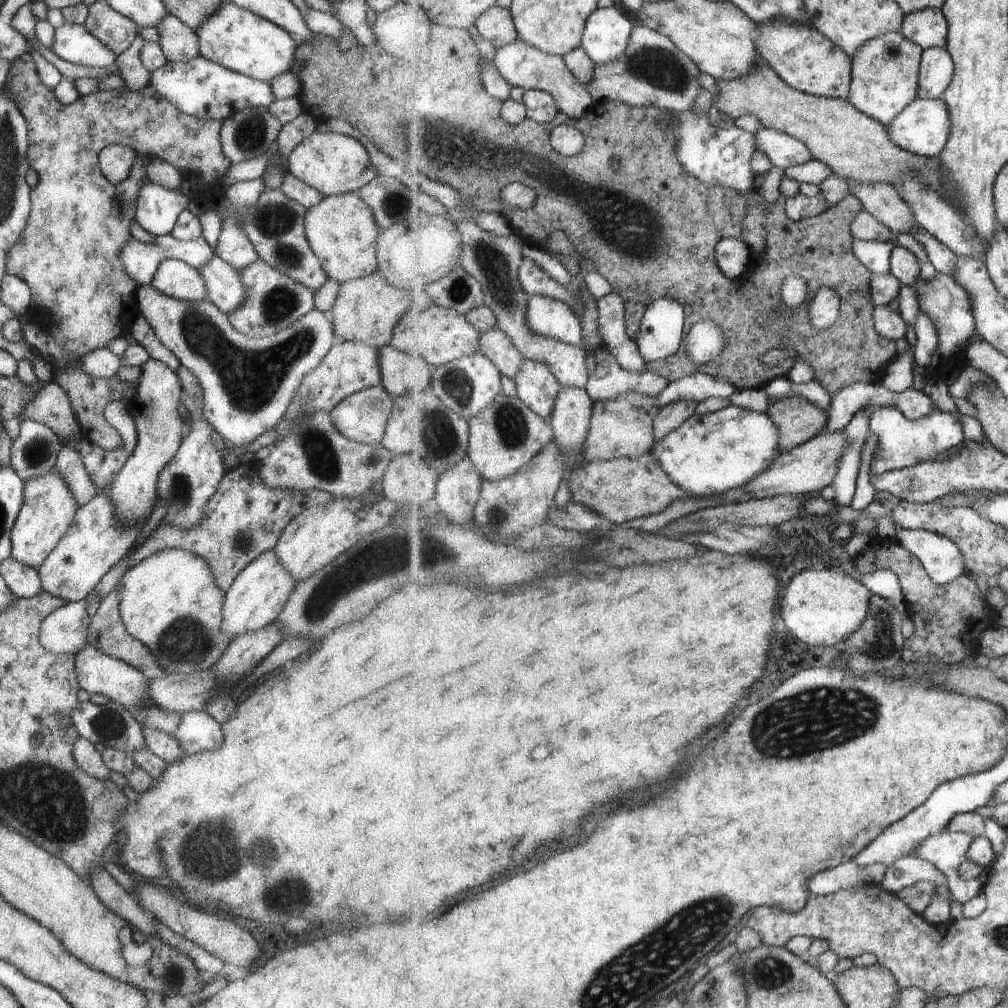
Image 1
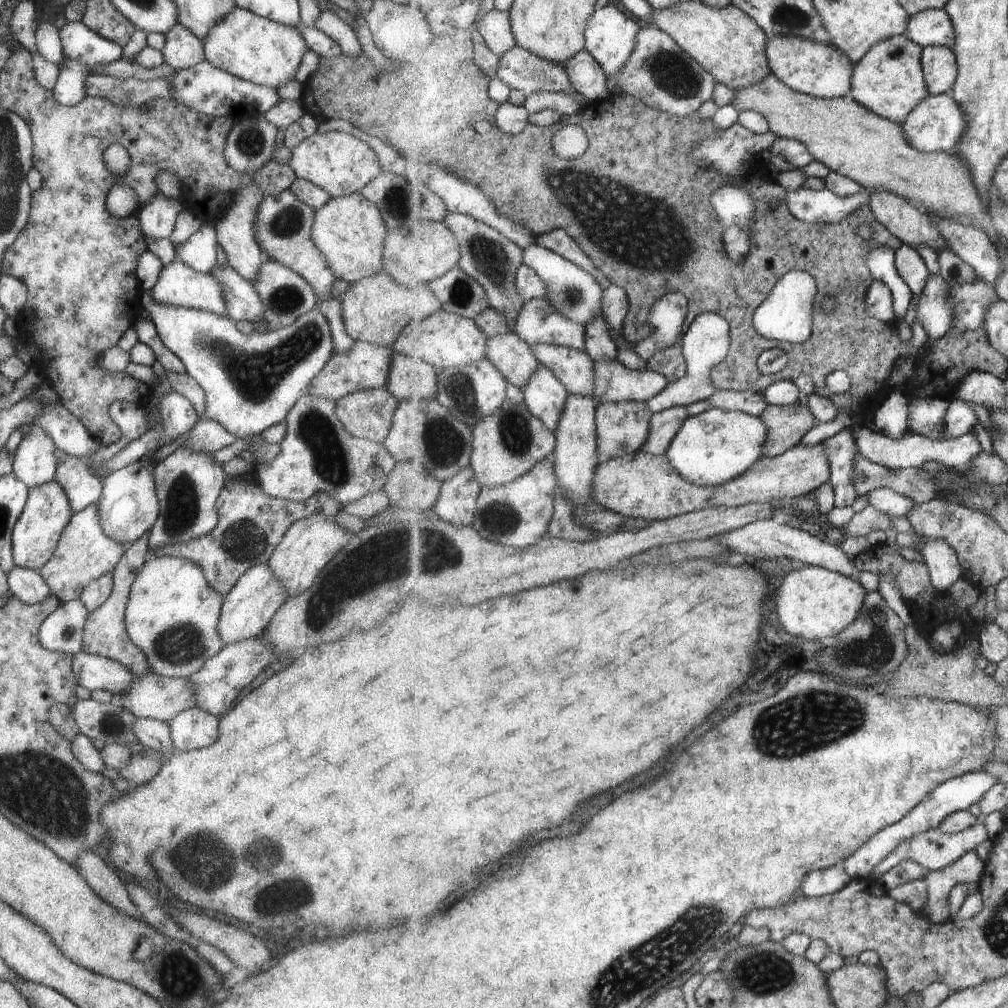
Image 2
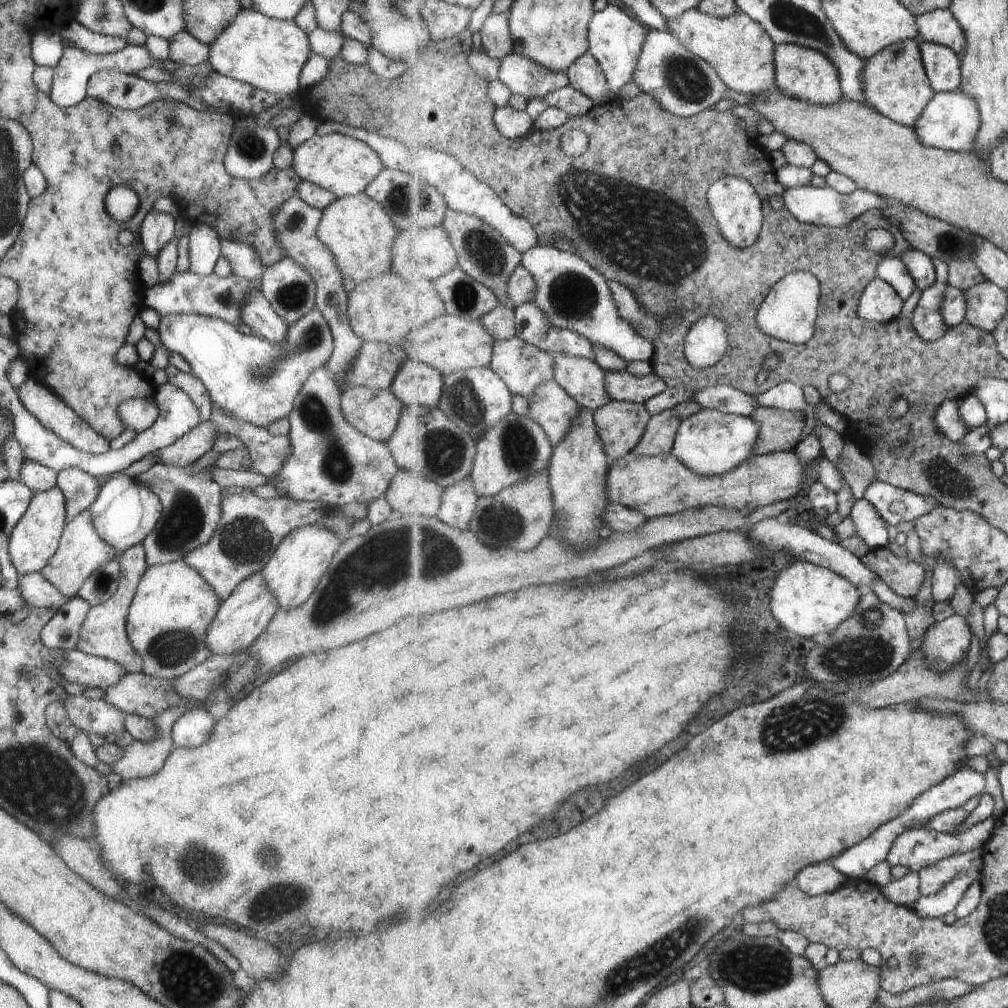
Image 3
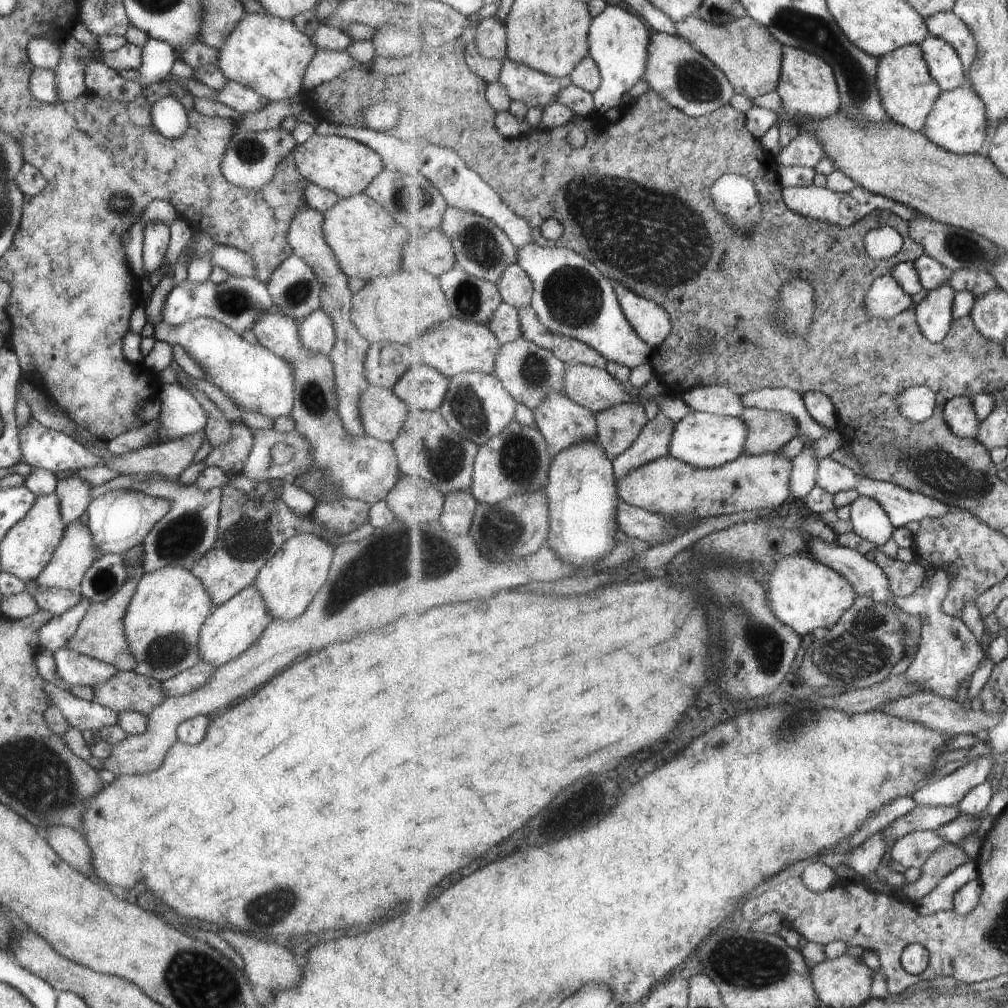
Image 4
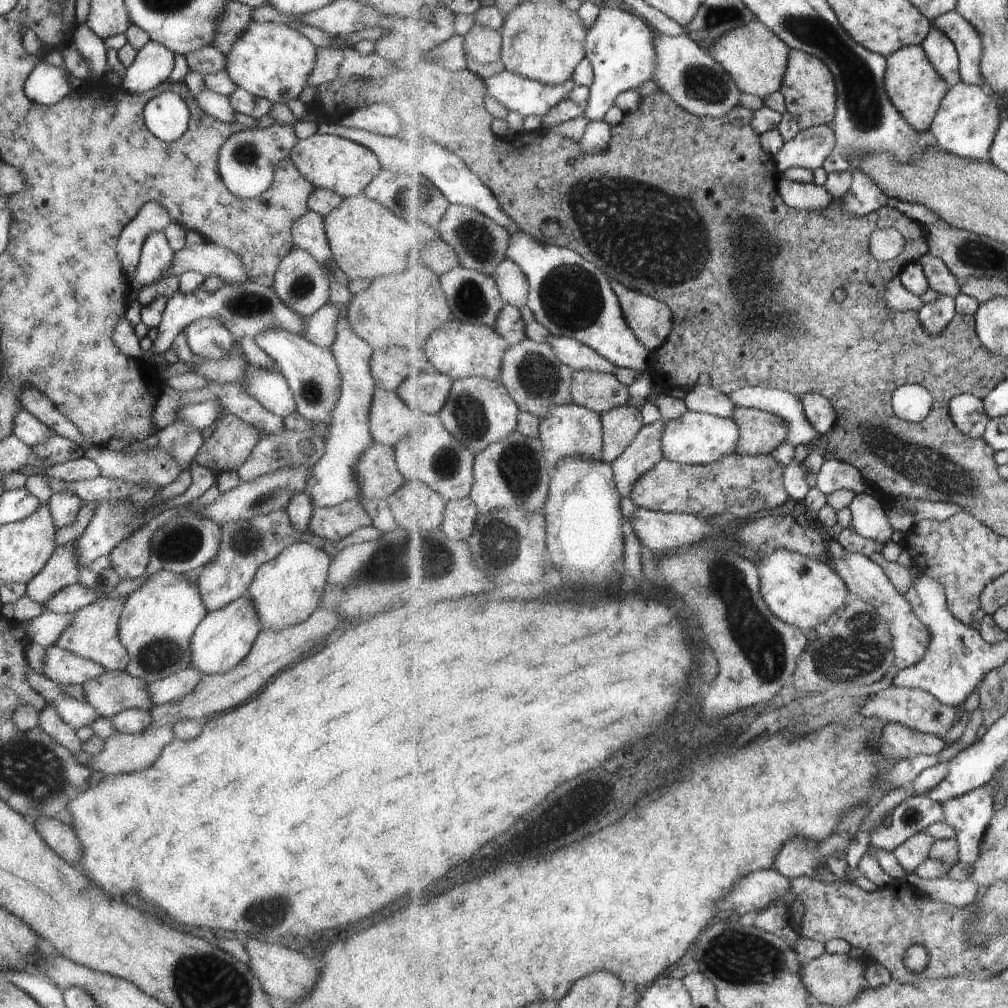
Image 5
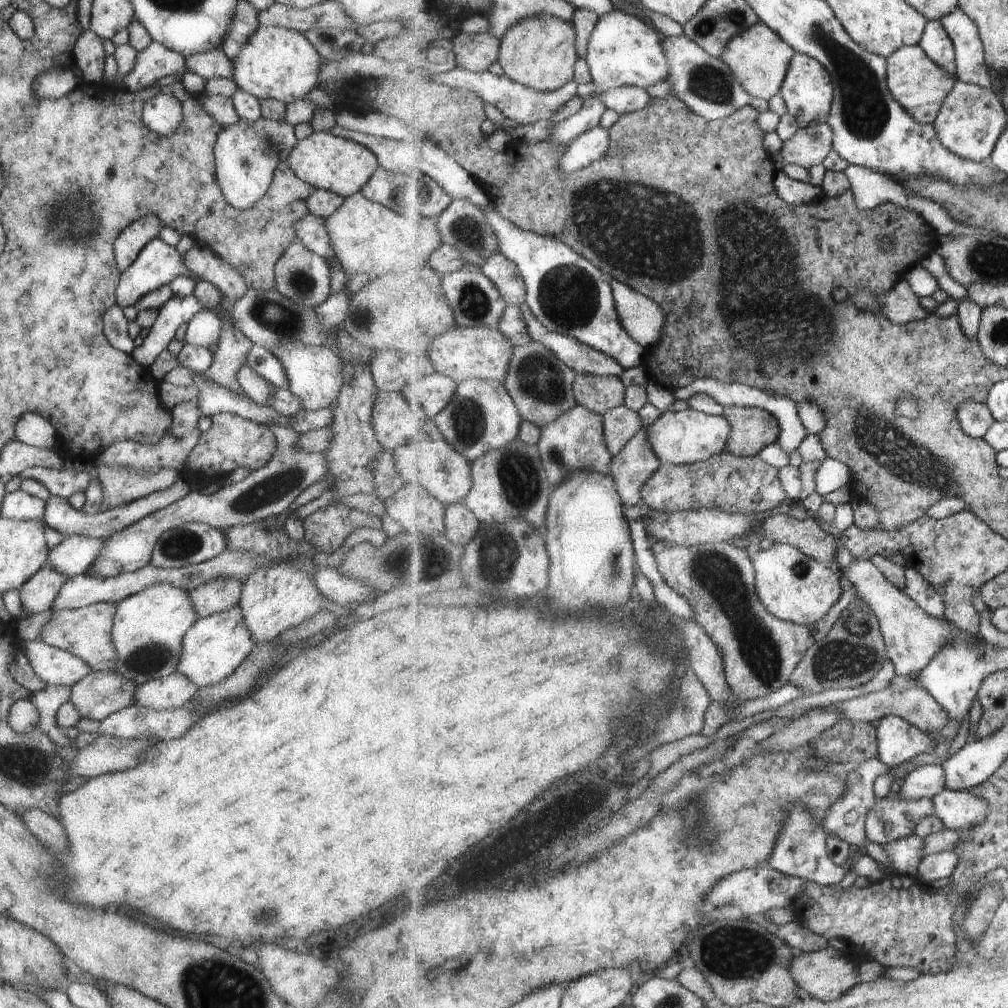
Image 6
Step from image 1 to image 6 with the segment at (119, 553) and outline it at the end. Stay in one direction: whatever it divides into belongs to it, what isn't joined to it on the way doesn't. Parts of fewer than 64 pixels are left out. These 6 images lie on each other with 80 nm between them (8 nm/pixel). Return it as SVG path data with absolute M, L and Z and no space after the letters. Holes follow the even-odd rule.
M44 563L31 578L18 587L23 612L27 611L31 615L49 609L67 579L67 575L60 573L49 563Z

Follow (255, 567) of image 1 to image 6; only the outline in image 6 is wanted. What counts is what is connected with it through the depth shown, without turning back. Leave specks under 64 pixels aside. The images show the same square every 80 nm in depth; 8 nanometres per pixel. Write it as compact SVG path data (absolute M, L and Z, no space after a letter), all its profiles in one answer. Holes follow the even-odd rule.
M237 604L227 610L199 617L182 636L176 670L186 676L198 689L215 684L229 676L251 652L254 642L242 619Z

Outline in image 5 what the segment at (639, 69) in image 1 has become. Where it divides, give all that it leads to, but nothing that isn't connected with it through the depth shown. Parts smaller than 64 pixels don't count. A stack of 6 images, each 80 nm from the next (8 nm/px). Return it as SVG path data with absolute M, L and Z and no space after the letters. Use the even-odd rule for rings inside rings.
M687 33L679 37L661 35L656 40L656 46L659 64L654 82L690 114L723 118L739 106L743 92L732 75L708 51L691 40Z

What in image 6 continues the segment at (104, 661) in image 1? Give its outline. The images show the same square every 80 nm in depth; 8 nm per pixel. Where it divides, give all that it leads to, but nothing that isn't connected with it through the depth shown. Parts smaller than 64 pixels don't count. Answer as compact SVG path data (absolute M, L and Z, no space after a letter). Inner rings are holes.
M27 641L25 650L30 668L47 685L71 686L93 671L74 654L41 641Z

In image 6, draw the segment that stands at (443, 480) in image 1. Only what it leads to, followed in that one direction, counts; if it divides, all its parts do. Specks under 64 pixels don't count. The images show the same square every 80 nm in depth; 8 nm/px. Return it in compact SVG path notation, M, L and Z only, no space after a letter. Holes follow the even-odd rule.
M457 503L446 507L445 517L446 537L456 545L469 544L481 528L480 519L467 506L467 503Z

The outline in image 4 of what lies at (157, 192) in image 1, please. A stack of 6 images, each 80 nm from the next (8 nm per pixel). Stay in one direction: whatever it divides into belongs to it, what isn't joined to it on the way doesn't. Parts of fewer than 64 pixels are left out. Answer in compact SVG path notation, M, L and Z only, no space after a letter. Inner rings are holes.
M151 221L144 226L142 235L142 267L147 276L162 265L170 239L170 223Z

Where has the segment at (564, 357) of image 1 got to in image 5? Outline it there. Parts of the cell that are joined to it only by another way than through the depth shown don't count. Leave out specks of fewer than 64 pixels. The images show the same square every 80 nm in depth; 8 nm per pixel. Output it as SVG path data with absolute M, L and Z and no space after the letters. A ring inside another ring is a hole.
M451 203L443 220L439 222L437 232L441 240L445 240L456 251L460 265L468 270L491 277L499 264L508 260L510 233L475 208ZM574 371L570 390L574 403L603 415L621 406L629 405L629 388L614 374Z

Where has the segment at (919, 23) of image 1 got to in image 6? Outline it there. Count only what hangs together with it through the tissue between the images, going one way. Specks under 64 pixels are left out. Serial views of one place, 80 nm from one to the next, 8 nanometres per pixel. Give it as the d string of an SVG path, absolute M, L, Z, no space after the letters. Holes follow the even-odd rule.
M960 8L940 21L956 46L958 80L993 90L977 23Z

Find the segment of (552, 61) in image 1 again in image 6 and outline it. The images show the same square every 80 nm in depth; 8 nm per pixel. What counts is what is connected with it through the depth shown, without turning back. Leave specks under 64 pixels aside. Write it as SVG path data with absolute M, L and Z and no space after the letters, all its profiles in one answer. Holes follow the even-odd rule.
M457 67L447 73L436 73L432 76L438 83L449 85L450 87L457 87L458 89L467 88L476 92L484 98L486 103L491 103L500 111L503 111L507 119L513 119L519 125L532 125L539 121L556 120L556 115L559 110L568 104L572 98L578 94L577 81L571 81L568 85L563 86L559 90L553 92L539 92L534 88L525 86L524 84L514 81L505 74L493 74L489 71L481 71L476 73L467 69Z

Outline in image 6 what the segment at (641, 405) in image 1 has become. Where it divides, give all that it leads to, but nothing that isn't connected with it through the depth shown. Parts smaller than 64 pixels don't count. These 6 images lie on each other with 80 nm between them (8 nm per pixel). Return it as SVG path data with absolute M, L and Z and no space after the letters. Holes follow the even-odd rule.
M627 405L607 411L604 418L605 440L612 455L616 457L629 444L629 441L645 428L641 415Z

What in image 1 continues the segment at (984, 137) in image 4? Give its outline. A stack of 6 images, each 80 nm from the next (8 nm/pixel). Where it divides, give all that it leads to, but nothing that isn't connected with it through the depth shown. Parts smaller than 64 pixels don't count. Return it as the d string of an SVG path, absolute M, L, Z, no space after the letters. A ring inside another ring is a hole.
M917 97L886 128L892 141L906 151L922 157L939 157L952 132L952 118L946 102L942 98L922 99Z

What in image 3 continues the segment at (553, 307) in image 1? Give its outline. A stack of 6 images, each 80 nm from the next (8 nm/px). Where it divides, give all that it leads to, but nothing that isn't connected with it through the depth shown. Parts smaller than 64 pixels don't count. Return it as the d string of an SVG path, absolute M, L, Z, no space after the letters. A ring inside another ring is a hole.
M531 301L514 309L516 336L546 352L567 353L576 357L595 358L592 342L579 332L550 323L541 307Z

